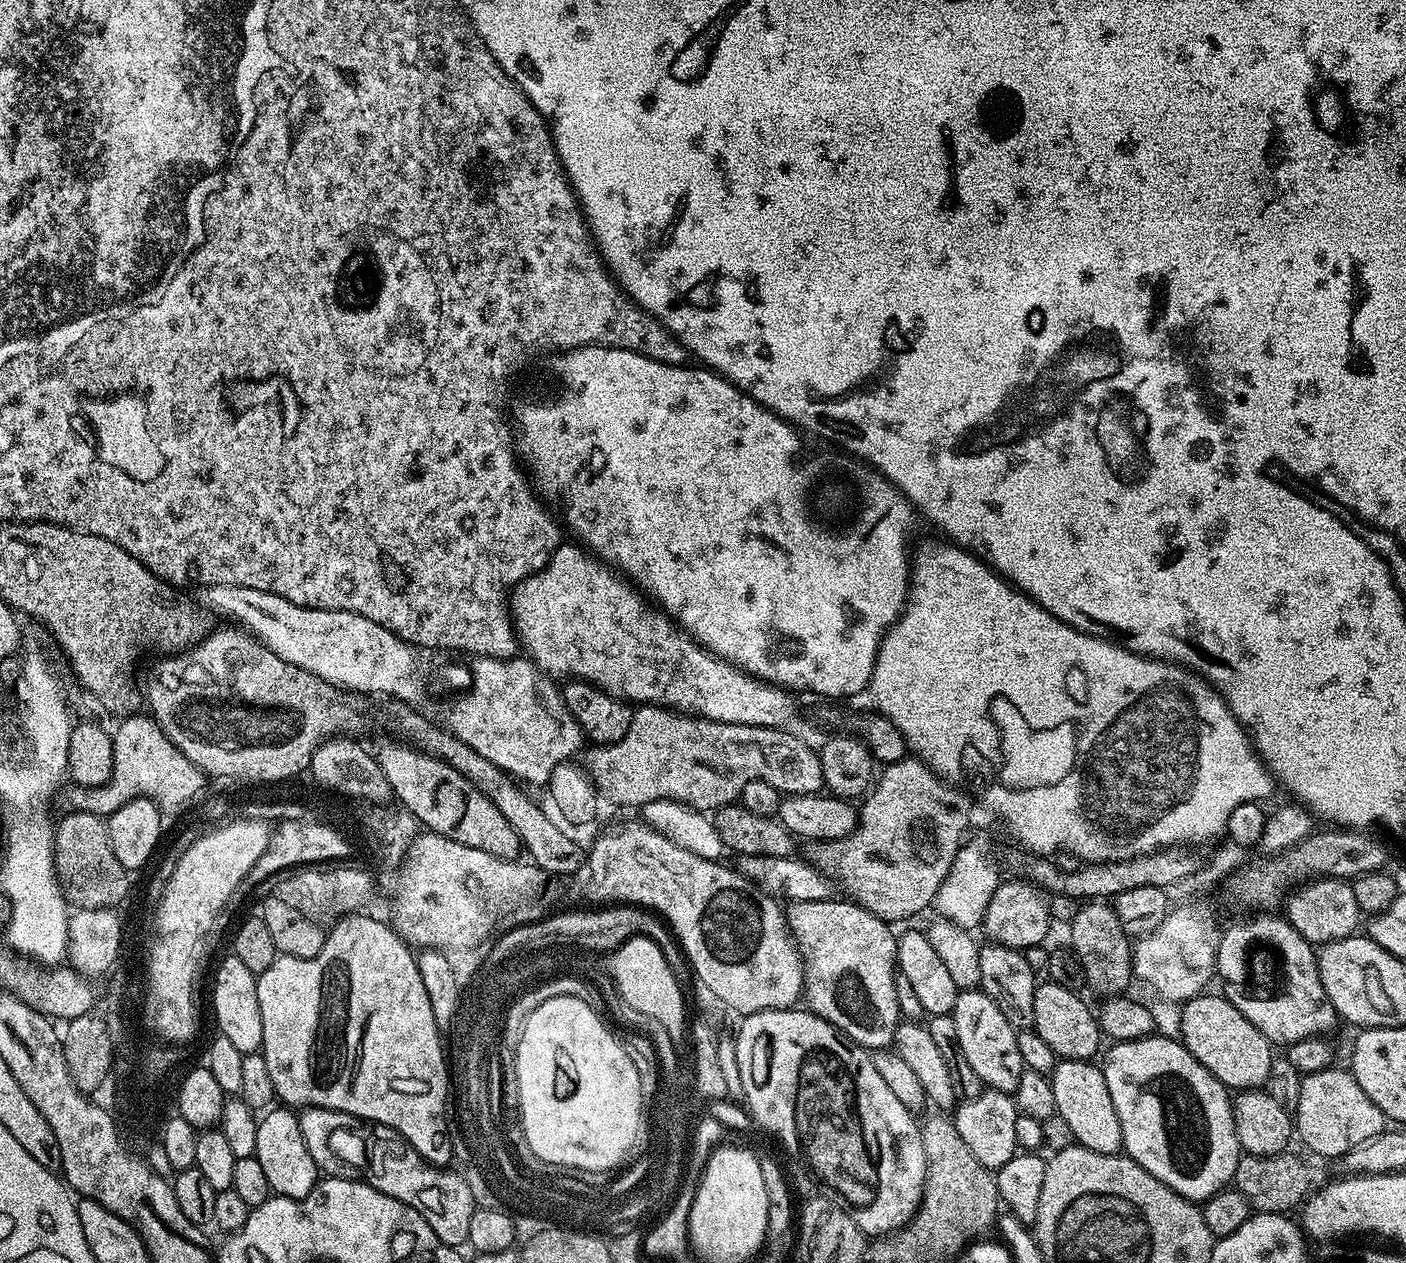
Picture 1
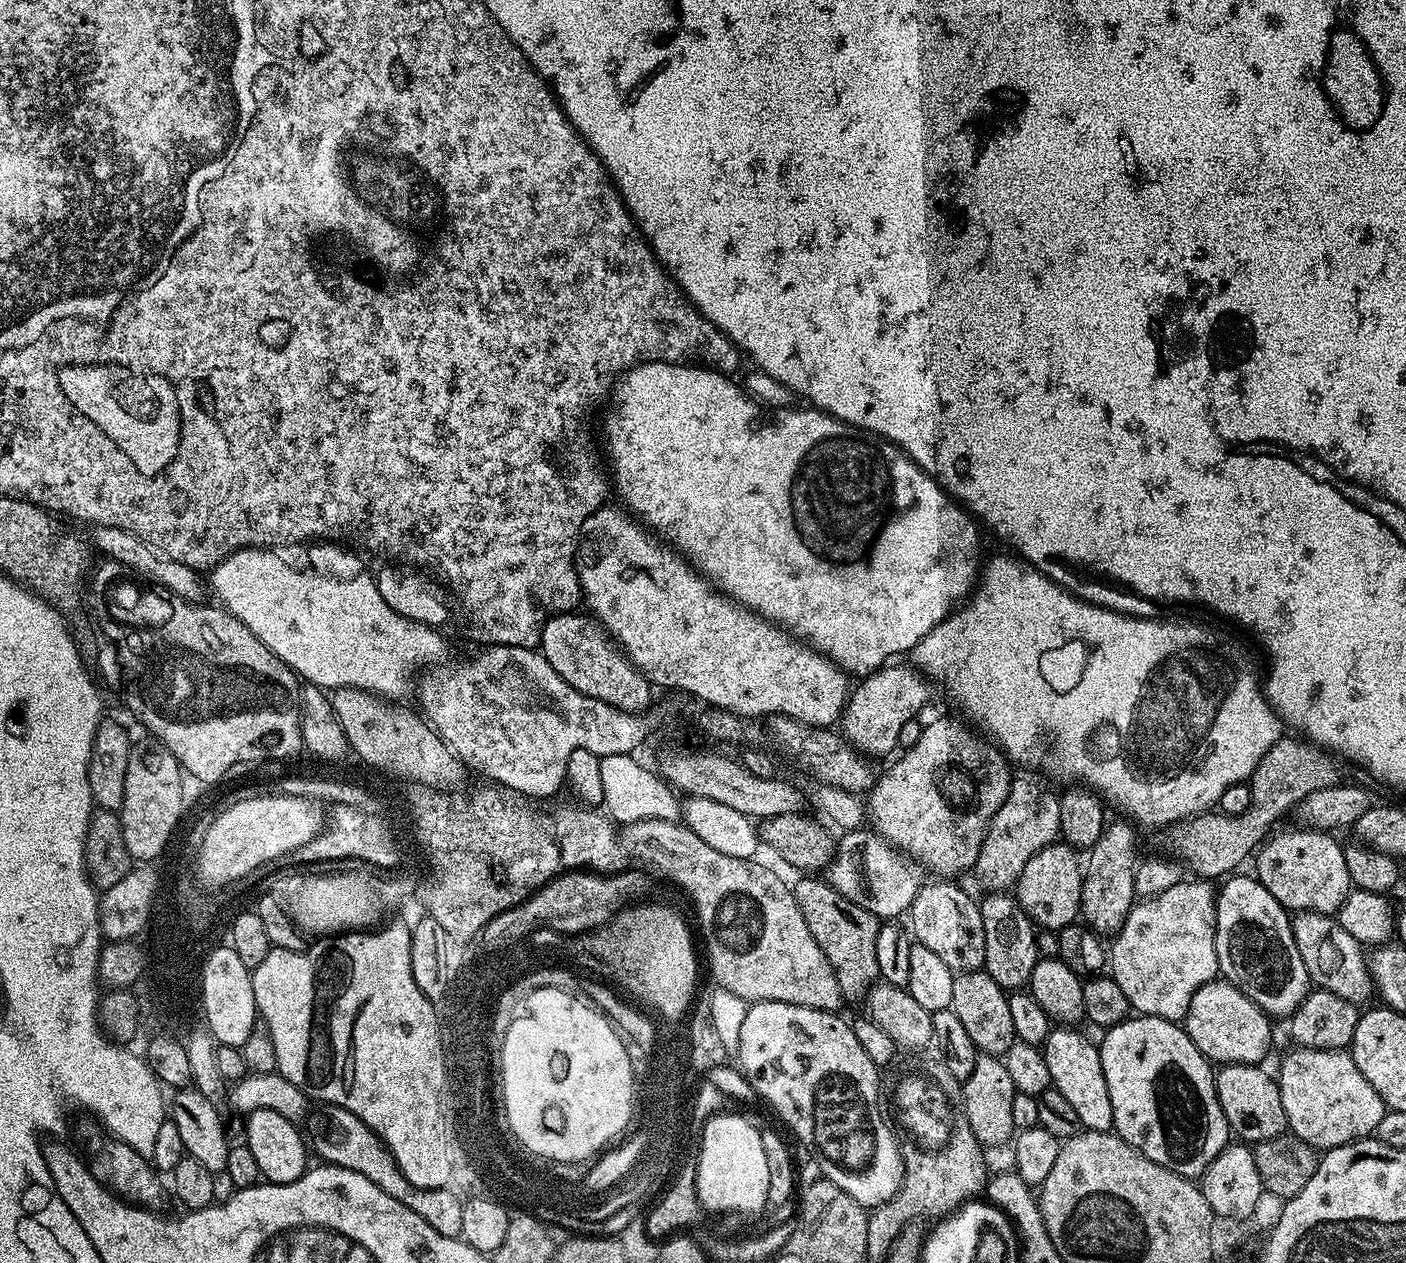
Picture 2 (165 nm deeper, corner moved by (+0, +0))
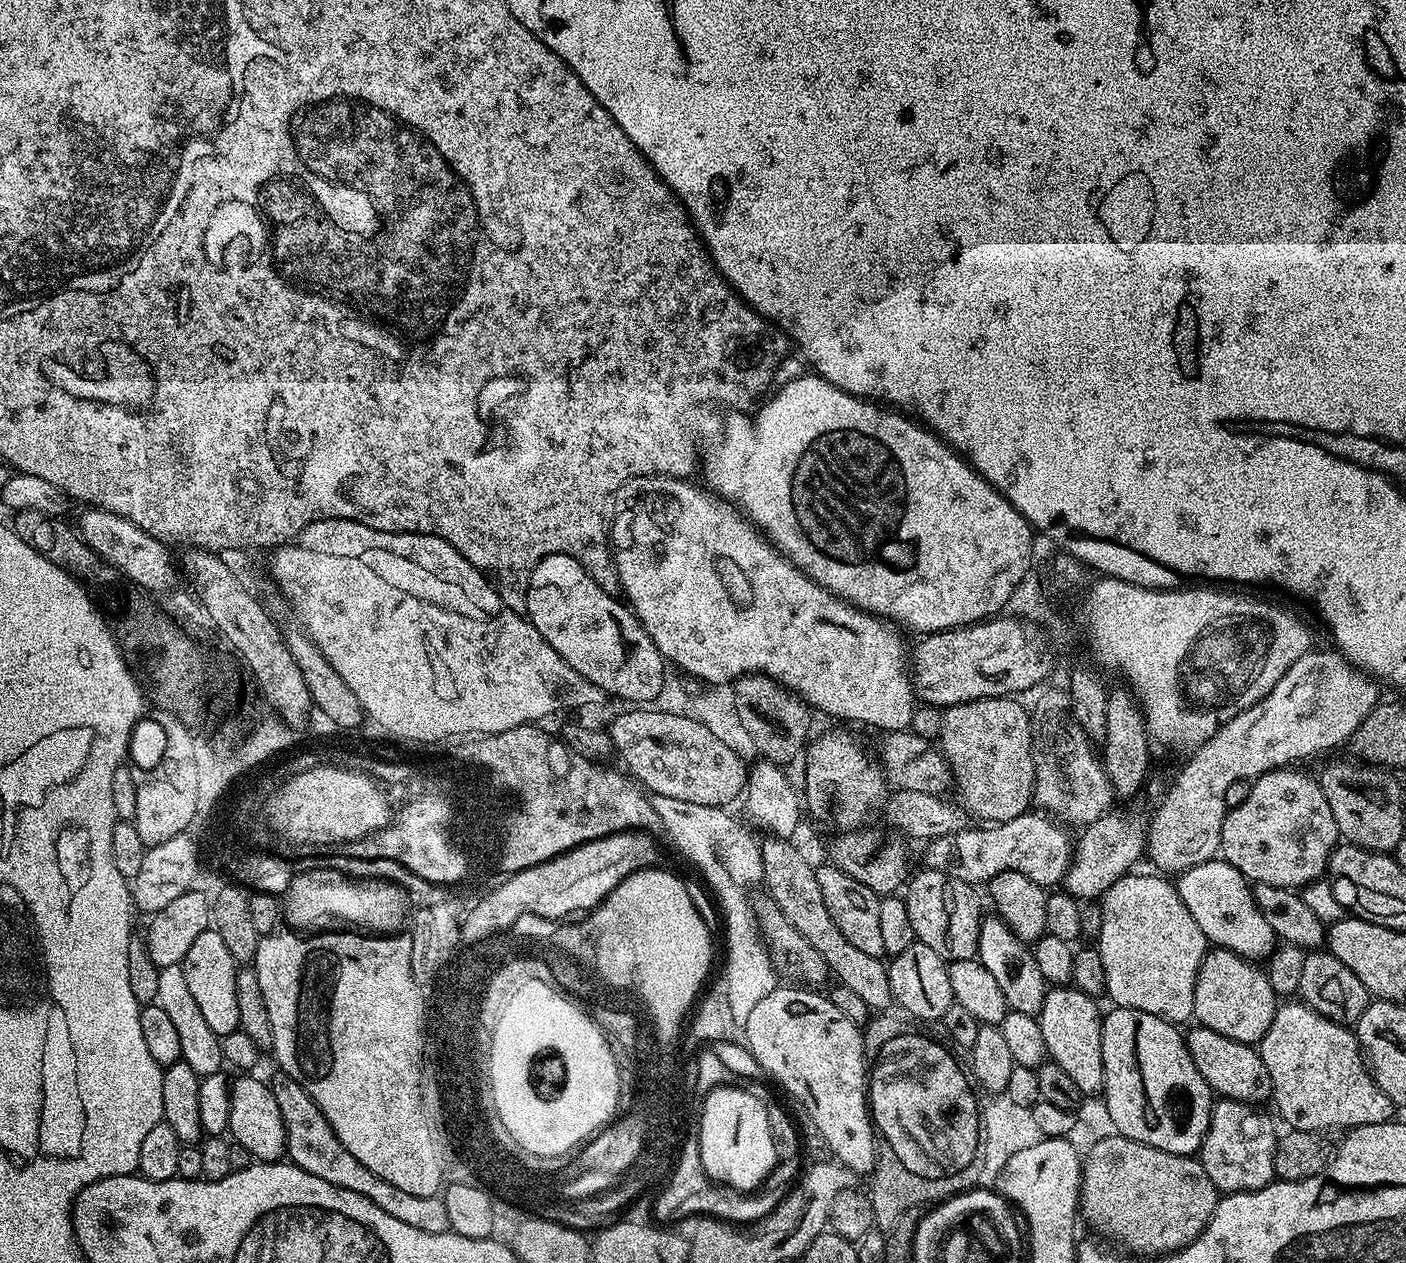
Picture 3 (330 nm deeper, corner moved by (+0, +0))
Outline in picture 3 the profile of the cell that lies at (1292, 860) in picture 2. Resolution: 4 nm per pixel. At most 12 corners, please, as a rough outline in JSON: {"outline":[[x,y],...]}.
{"outline":[[1255,777],[1219,855],[1253,885],[1303,890],[1341,839],[1317,777]]}

